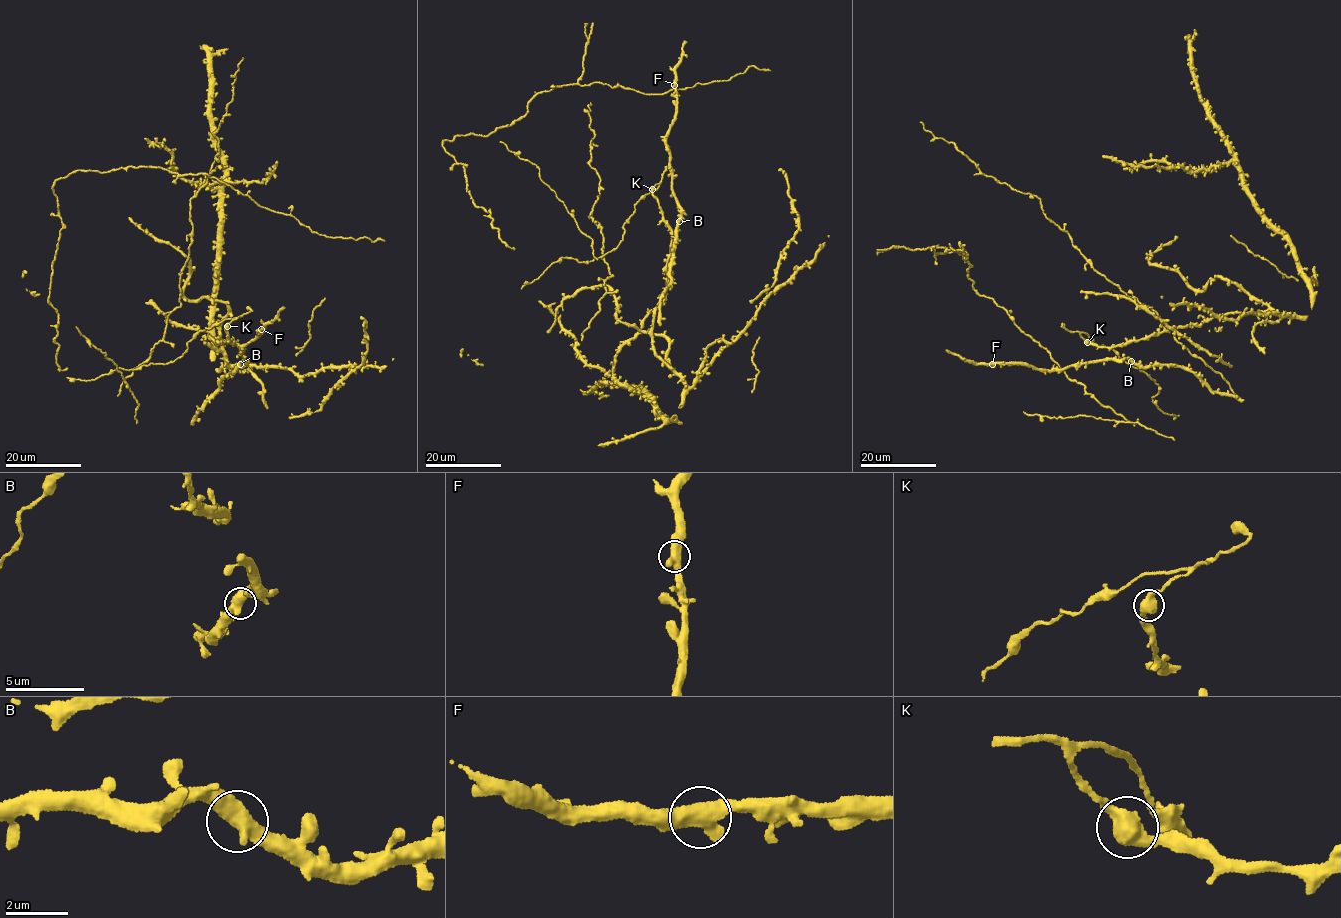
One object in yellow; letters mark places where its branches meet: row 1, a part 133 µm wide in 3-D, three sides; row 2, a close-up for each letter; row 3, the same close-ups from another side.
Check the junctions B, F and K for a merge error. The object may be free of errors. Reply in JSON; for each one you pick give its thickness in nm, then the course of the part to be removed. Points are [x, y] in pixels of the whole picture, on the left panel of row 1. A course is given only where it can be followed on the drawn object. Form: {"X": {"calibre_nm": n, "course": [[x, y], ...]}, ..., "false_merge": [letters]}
{"K": {"calibre_nm": 600, "course": [[227, 327], [236, 318], [200, 331], [172, 361], [116, 368], [88, 381], [67, 377]]}, "false_merge": ["K"]}

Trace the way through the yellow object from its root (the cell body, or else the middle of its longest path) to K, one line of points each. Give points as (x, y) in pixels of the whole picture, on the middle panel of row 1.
K: (625, 230), (624, 224), (633, 213), (635, 203), (653, 192), (658, 184), (653, 189)

